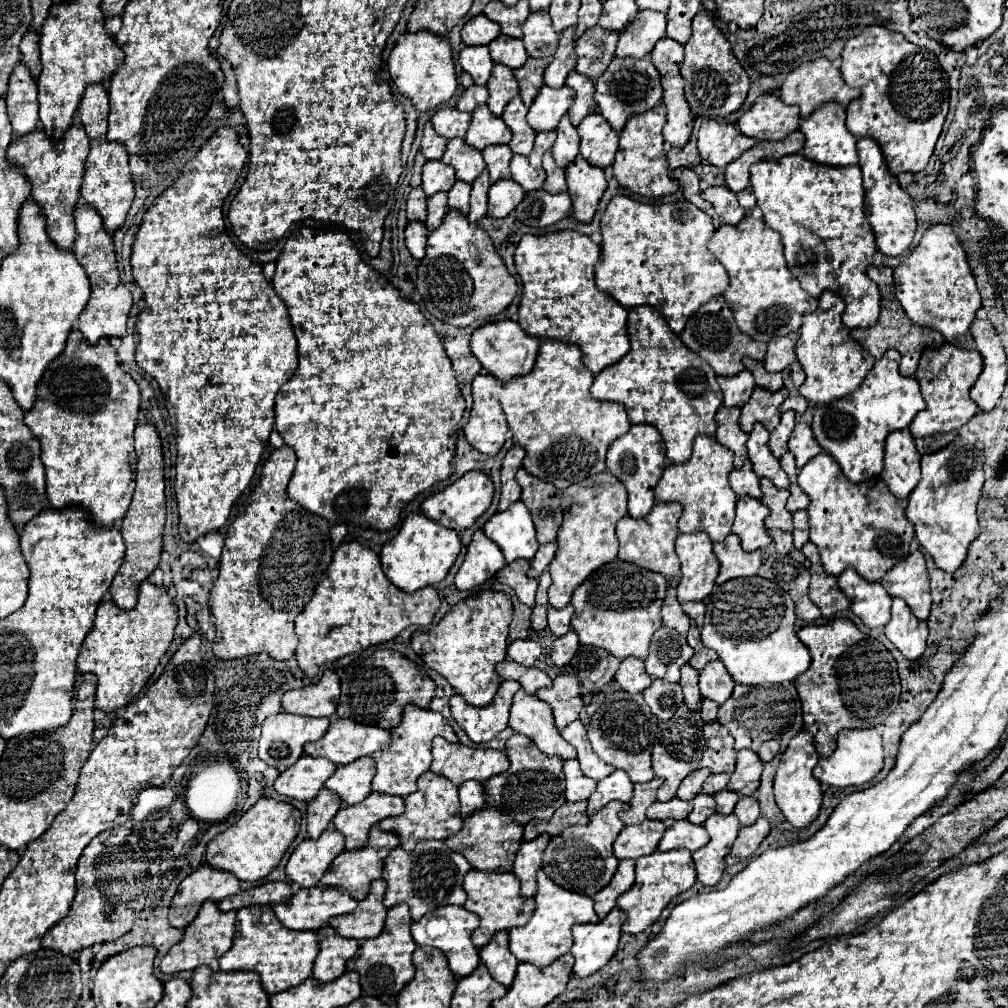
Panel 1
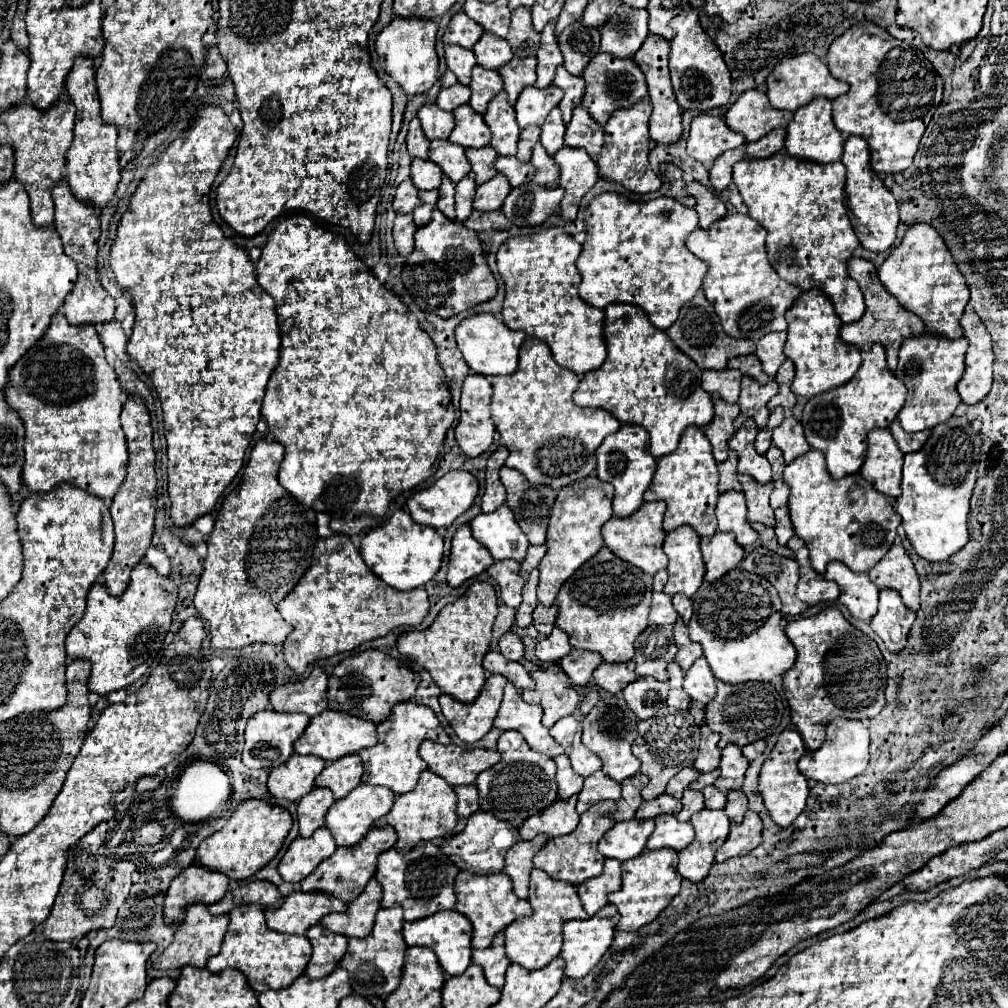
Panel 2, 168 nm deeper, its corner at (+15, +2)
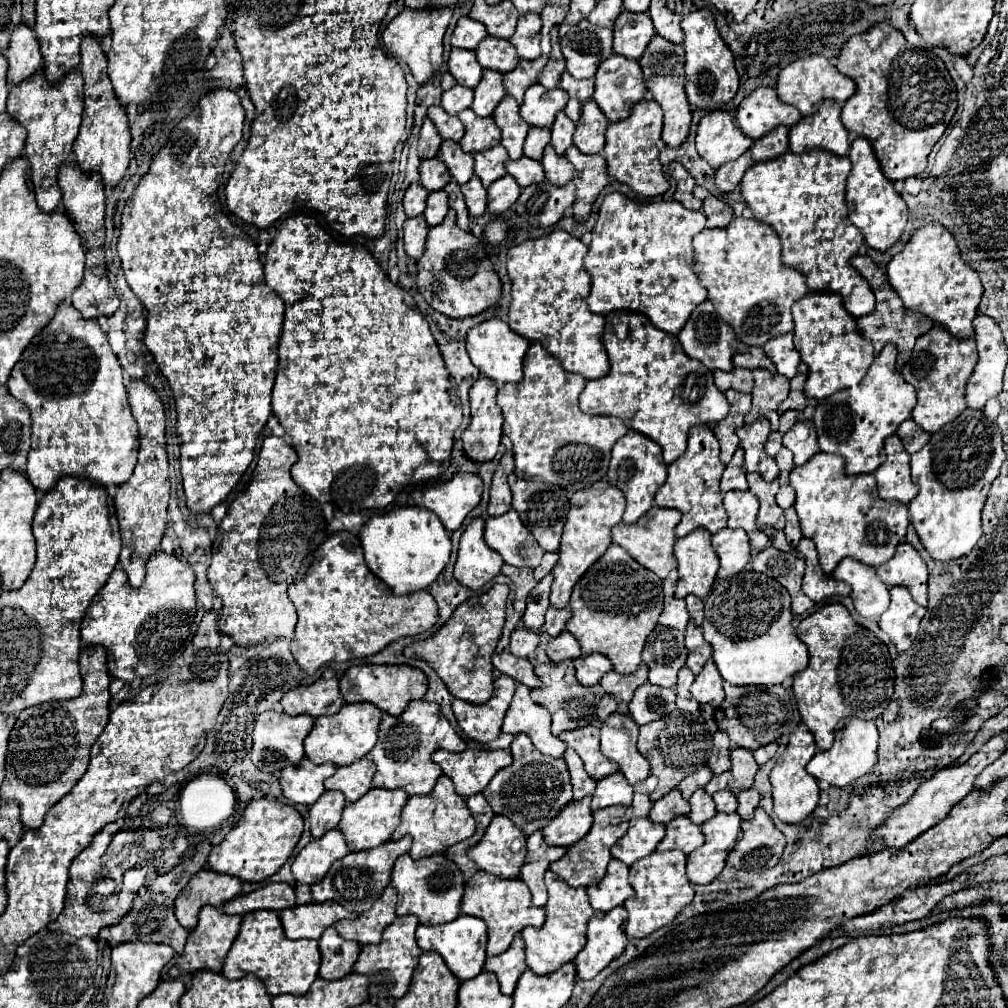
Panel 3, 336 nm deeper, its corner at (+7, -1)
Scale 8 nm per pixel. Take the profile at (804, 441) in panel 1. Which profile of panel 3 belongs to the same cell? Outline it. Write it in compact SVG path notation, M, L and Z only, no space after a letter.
M797 420L791 426L791 430L785 432L783 446L793 452L797 466L805 464L811 456L815 456L819 452L817 434L813 430L813 422L811 420Z

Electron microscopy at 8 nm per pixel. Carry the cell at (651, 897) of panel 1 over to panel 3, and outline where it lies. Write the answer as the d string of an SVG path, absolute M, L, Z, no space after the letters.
M653 852L649 856L637 860L631 866L631 870L629 870L629 882L631 882L633 890L635 890L635 896L629 898L629 900L625 900L625 904L623 904L625 910L629 912L627 928L625 928L625 932L627 932L629 938L645 938L651 932L667 926L693 900L695 892L693 892L693 884L689 882L689 878L685 874L685 864L687 864L687 854L683 854L683 852L661 852L661 854L659 852Z

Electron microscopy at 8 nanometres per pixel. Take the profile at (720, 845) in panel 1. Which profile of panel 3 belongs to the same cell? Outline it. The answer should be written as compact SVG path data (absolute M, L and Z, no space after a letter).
M717 812L711 820L701 824L705 844L689 854L687 876L693 884L709 884L725 868L725 858L741 836L741 818L737 814Z

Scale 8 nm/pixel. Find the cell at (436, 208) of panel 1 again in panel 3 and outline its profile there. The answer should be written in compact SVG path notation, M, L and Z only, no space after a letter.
M431 192L427 198L427 210L425 210L425 220L429 226L437 226L443 222L445 214L449 210L449 202L447 202L447 192Z

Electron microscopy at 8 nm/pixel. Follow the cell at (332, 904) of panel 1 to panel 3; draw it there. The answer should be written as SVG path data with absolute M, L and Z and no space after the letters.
M337 902L303 904L297 908L281 910L279 916L285 936L291 940L301 940L301 938L319 940L325 928L333 926L341 918L351 918L351 914Z

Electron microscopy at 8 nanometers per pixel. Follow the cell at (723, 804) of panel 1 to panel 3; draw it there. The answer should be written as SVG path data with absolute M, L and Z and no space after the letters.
M729 790L713 794L713 800L717 804L717 812L735 812L737 810L737 798Z

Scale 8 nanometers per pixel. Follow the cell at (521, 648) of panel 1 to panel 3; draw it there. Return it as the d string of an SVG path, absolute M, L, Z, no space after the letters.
M517 628L511 634L511 652L519 658L527 658L539 644L539 636L533 630L527 628Z

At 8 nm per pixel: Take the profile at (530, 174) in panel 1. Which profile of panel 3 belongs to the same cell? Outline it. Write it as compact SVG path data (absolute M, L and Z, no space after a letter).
M521 156L519 160L507 160L505 168L519 182L521 188L525 188L525 186L529 186L533 182L541 182L545 178L541 162L529 160L527 156Z

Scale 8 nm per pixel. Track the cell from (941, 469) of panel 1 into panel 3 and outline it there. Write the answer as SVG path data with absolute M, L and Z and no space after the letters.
M967 408L953 422L945 424L939 432L931 436L931 440L923 446L921 452L911 456L911 474L913 482L919 484L919 494L909 504L911 524L915 526L921 544L935 560L953 560L967 554L977 540L981 538L981 510L987 500L991 482L997 478L999 468L1005 460L1001 432L995 422L989 422L983 416L983 410Z

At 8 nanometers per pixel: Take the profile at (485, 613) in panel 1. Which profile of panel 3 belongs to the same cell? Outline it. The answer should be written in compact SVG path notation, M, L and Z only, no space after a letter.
M493 584L489 592L473 596L459 604L453 616L427 640L413 642L405 648L405 656L425 660L447 684L455 698L473 704L485 704L493 694L493 664L491 656L501 638L505 622L505 600L509 596L507 584Z

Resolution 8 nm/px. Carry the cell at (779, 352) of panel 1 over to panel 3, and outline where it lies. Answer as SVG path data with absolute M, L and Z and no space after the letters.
M781 334L773 340L769 340L763 348L765 348L765 354L777 366L779 374L783 374L787 378L795 376L801 358L799 358L799 352L793 346L793 334Z

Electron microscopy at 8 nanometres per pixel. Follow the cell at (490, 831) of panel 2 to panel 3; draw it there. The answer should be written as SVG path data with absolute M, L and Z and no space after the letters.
M495 816L477 846L469 850L469 858L485 872L499 878L517 878L525 862L527 836L505 816Z

